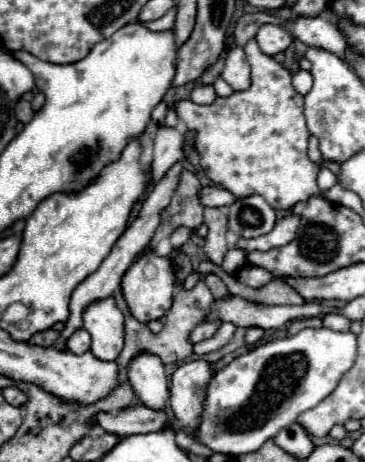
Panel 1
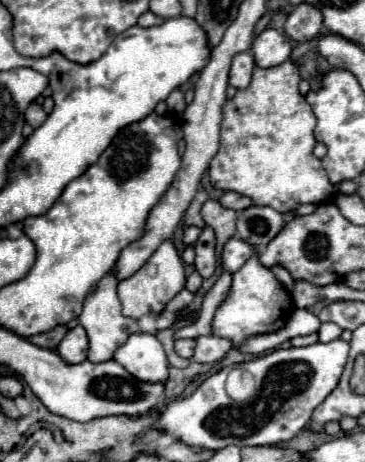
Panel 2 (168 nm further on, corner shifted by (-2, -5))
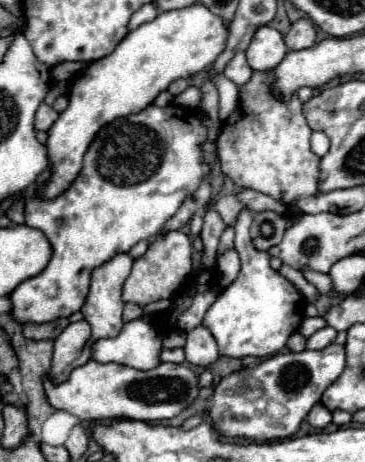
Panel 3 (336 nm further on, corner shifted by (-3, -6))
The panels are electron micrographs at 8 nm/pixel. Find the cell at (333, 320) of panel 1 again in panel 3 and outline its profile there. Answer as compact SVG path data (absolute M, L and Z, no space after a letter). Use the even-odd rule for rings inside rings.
M324 326L324 328L320 328L316 334L312 334L312 336L308 338L308 348L310 348L310 350L322 350L322 348L326 348L328 344L332 344L334 338L336 338L336 330L330 328L330 326Z

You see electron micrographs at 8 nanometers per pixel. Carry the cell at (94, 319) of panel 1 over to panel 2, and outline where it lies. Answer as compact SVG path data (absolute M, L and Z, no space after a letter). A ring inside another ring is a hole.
M111 269L101 281L99 287L93 295L87 297L85 305L83 305L83 313L79 315L79 323L85 327L87 337L89 337L89 355L87 359L93 363L101 363L101 361L109 361L113 359L113 353L117 351L117 347L121 347L129 335L139 331L139 323L137 319L129 319L121 313L121 303L117 297L117 277L115 277L115 269Z

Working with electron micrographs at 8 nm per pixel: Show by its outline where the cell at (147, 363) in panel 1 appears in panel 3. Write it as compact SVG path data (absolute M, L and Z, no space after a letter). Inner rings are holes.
M132 320L124 324L124 330L116 338L98 340L92 346L92 358L98 362L116 362L124 364L136 370L154 370L160 364L160 352L162 352L162 334L156 326L144 322L144 320Z

